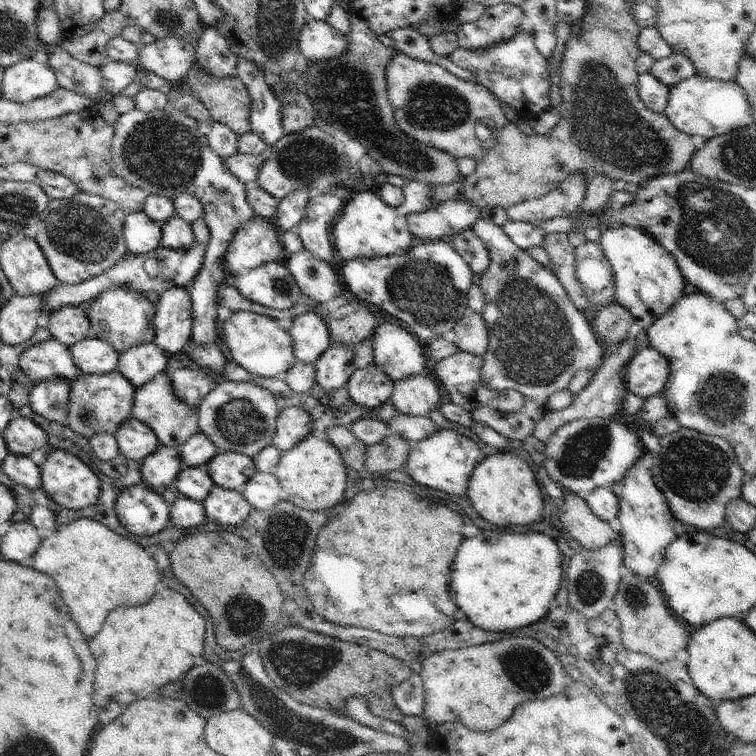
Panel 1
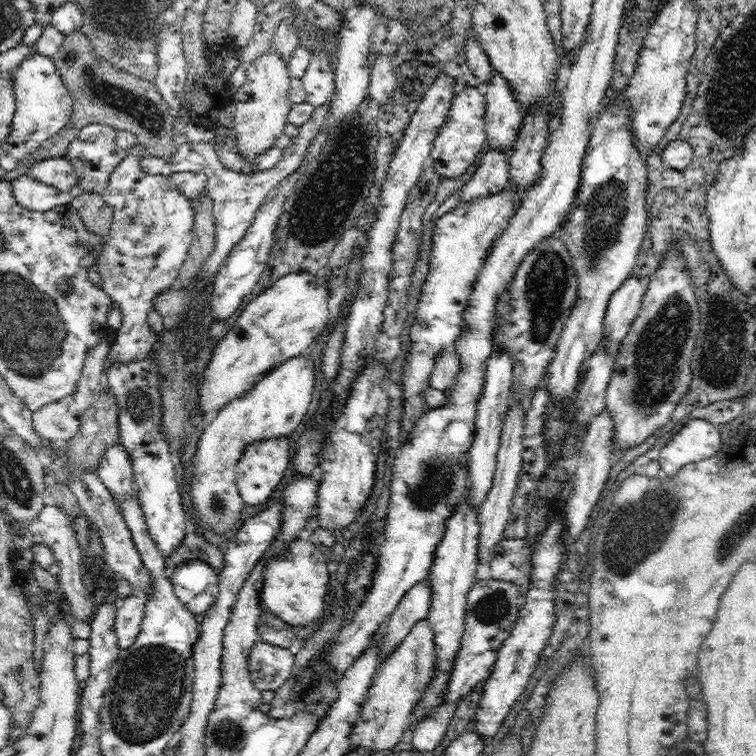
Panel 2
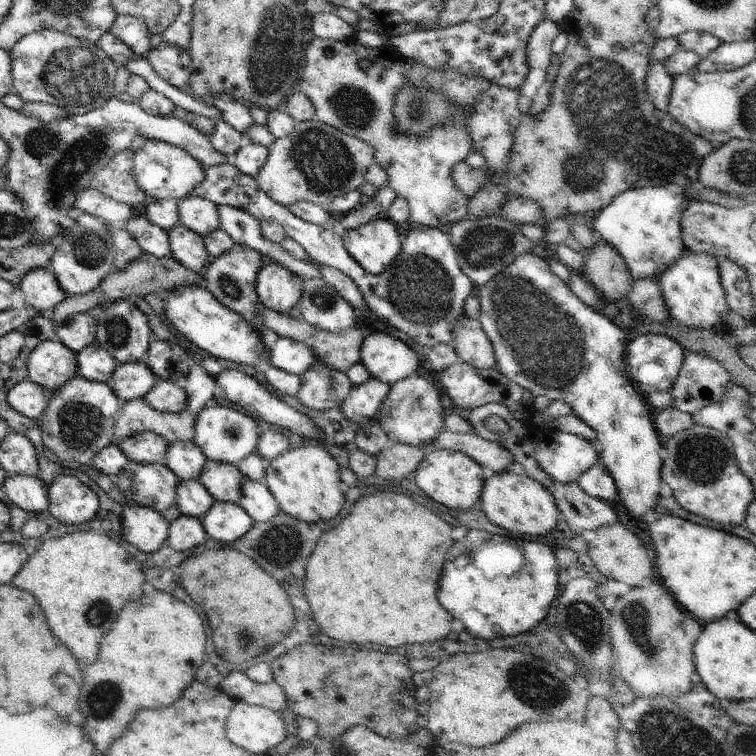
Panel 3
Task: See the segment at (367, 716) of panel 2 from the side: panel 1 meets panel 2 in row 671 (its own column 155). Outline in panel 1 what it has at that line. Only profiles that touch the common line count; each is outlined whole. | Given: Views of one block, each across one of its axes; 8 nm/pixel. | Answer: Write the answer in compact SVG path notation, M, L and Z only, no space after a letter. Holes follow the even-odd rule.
M164 371L156 374L150 382L136 389L134 406L131 416L144 422L156 434L161 446L182 446L192 434L199 431L196 409L176 398L172 390L171 372Z

